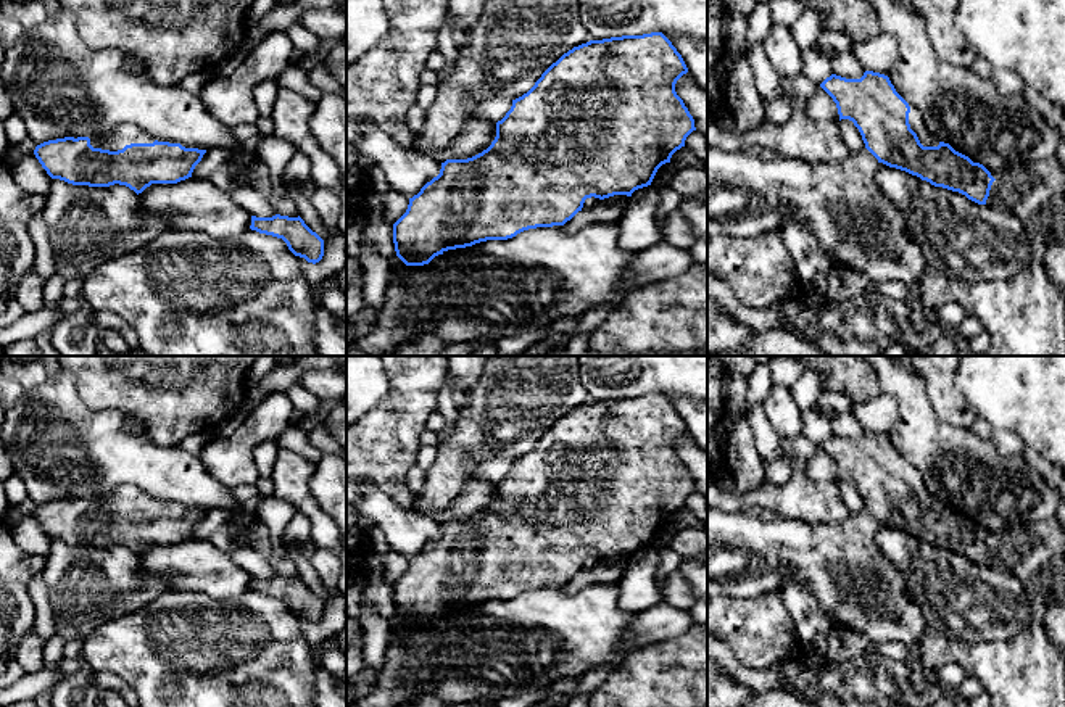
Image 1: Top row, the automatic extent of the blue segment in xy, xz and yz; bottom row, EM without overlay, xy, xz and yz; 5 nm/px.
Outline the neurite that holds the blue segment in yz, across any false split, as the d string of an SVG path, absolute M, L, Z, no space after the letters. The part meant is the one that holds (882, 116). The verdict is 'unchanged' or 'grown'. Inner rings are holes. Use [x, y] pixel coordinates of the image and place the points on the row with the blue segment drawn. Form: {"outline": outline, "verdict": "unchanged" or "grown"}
{"outline": "M865 71L860 79L846 79L831 74L820 87L836 103L839 121L854 122L878 163L986 205L996 180L991 172L934 137L888 76Z", "verdict": "grown"}

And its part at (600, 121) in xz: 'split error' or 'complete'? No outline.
complete

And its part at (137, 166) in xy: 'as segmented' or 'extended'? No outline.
extended

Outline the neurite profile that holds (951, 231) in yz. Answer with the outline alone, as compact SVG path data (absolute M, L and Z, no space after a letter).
M878 163L875 180L902 213L909 235L930 267L962 280L1007 280L1033 261L1034 245L1012 211L978 205L959 192L934 187L905 171Z

